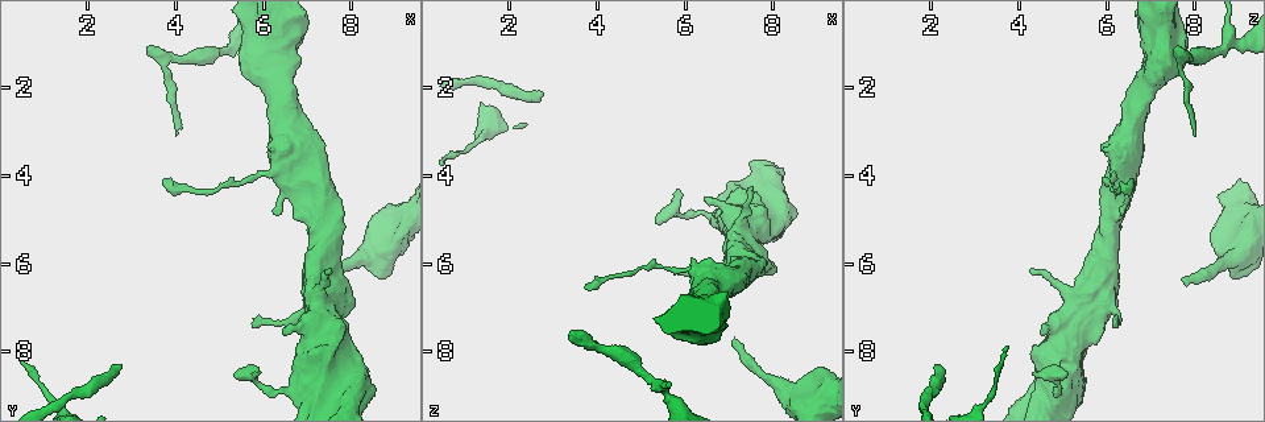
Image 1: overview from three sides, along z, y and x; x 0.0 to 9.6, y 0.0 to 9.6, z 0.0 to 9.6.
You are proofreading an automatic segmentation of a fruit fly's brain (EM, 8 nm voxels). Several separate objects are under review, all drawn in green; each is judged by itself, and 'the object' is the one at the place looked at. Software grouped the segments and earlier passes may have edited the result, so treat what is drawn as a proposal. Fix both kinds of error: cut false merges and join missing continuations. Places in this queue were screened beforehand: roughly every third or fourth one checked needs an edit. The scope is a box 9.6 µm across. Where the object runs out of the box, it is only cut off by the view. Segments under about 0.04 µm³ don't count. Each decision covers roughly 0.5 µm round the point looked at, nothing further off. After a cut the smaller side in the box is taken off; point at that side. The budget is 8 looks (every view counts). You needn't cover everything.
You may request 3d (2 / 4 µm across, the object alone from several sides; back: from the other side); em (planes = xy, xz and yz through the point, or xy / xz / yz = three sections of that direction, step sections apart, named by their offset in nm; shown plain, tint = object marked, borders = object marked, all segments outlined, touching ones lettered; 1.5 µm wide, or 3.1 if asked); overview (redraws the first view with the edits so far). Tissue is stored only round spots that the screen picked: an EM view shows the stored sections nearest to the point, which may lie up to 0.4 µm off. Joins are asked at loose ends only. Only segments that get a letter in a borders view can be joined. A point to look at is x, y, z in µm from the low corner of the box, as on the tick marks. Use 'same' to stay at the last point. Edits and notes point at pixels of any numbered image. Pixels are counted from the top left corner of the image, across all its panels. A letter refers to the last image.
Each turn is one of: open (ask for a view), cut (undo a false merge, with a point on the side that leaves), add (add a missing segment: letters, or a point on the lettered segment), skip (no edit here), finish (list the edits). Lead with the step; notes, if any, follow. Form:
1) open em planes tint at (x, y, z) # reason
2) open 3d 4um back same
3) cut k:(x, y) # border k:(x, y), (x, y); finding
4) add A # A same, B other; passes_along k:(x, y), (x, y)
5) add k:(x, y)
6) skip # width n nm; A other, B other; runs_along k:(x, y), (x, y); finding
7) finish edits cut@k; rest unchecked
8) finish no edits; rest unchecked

open em planes borders at (7.05, 6.45, 7.85) # branch stops here

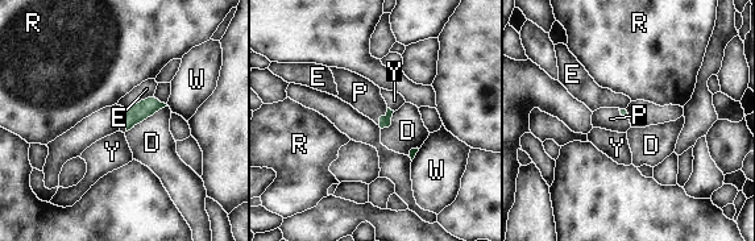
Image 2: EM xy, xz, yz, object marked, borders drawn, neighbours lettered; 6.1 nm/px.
add P # D other, E other, P same, R other, W other, Y other; it goes on there

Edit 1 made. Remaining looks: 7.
open overview

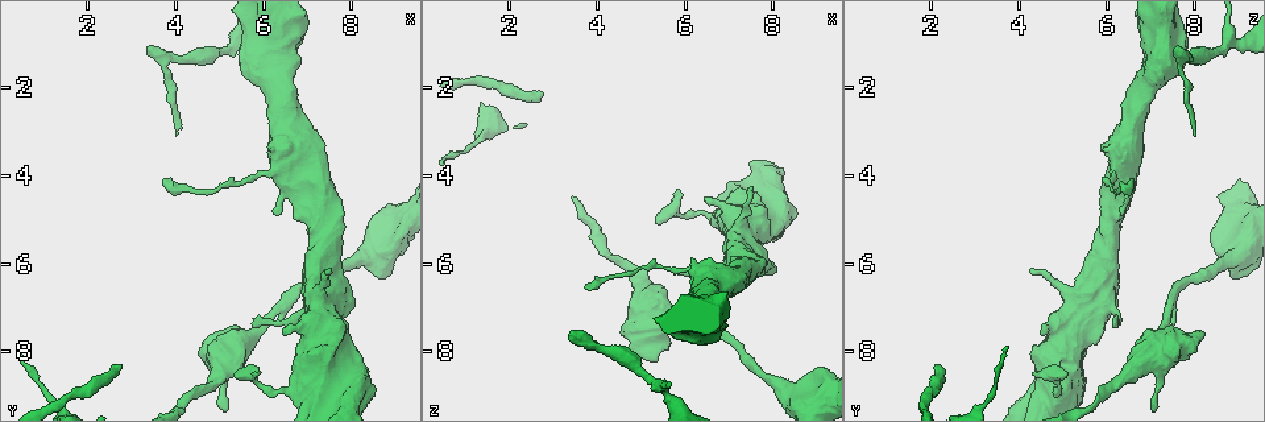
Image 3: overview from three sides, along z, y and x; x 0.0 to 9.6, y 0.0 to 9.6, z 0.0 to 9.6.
open 3d 2um at (5.85, 8.75, 4.95) # a narrow waist

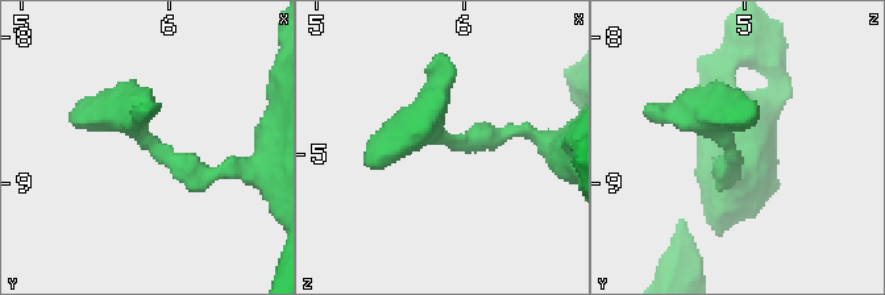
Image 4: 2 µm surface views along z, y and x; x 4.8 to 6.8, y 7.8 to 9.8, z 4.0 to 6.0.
open em xz step 8 tint at (5.92, 8.76, 4.92)

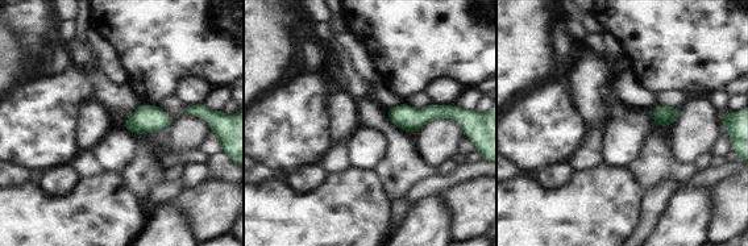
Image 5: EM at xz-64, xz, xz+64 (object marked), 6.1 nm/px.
open em planes borders same # another direction

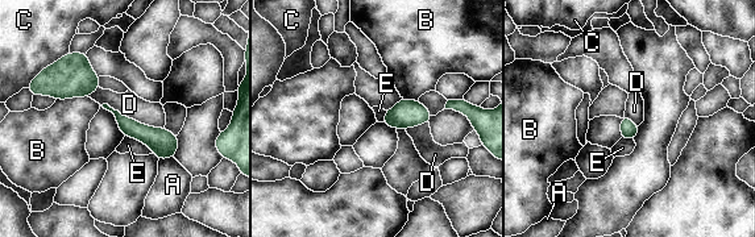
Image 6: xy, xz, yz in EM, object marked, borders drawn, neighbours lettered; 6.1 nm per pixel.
skip # A other, B other, C other, D other, E other; border 6:(102, 104), (164, 128); continuous, no second neuron

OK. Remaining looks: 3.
finish edits add@2; rest unchecked

